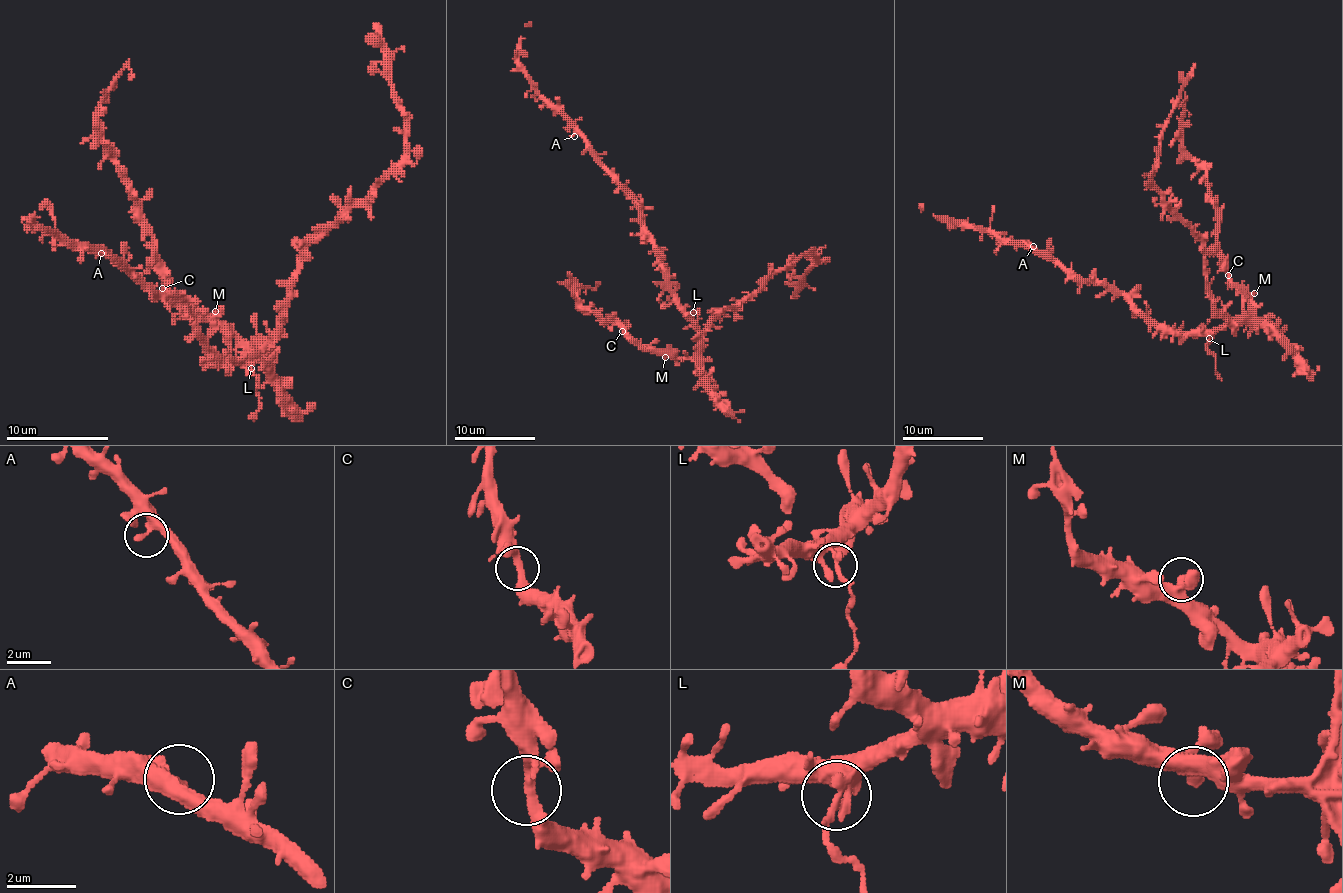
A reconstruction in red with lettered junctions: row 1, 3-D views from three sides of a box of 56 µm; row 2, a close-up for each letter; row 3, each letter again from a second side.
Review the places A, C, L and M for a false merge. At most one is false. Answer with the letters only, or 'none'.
L

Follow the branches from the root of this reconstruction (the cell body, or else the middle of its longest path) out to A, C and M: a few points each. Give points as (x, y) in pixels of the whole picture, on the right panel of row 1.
A: (1201, 332), (1165, 332), (1122, 295), (1114, 295), (1104, 285), (1073, 281), (1033, 246)
C: (1201, 332), (1213, 332), (1220, 326), (1230, 324), (1248, 324), (1254, 317), (1248, 299), (1228, 275)
M: (1201, 332), (1213, 332), (1220, 326), (1230, 324), (1248, 324), (1254, 317), (1254, 293)

